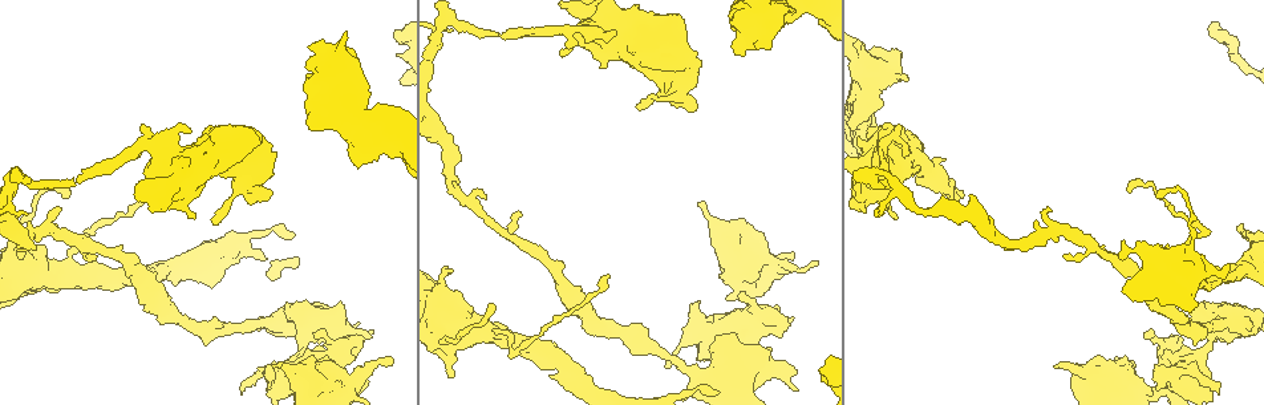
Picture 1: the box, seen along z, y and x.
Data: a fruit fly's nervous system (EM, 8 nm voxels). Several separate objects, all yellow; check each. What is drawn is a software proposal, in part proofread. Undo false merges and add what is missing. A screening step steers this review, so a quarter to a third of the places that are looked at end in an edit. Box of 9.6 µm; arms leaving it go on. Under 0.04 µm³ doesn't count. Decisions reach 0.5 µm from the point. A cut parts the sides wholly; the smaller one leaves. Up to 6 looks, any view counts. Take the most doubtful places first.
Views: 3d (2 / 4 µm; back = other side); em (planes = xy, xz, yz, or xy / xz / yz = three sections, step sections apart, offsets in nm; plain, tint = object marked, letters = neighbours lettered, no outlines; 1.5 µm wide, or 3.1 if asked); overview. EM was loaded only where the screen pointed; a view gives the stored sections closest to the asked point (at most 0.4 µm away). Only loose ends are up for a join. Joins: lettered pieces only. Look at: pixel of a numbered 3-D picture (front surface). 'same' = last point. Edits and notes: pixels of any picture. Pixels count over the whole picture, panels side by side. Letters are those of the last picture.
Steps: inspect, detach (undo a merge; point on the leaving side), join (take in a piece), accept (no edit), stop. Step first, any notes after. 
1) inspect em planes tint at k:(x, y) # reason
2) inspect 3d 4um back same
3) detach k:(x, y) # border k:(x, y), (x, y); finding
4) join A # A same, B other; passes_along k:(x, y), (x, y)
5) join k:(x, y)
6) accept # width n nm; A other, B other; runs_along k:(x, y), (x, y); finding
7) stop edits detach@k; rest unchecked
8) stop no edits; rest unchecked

inspect em xz step 8 tint at 1:(1131, 270) # thick turns thin

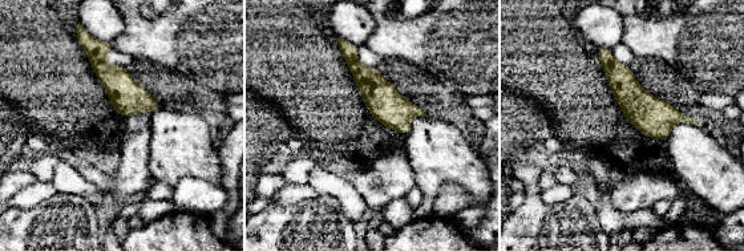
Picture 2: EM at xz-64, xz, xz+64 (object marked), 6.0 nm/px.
inspect em planes letters same # cut it another way

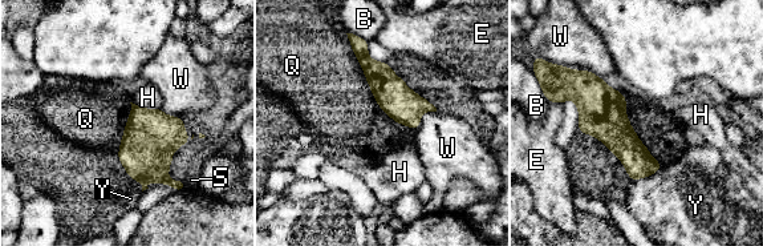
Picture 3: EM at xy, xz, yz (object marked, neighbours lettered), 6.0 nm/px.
accept # B other, E other, H other, Q other, S other, W other, Y other; all the same cell

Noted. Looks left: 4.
inspect em planes letters at 1:(58, 210) # thin end

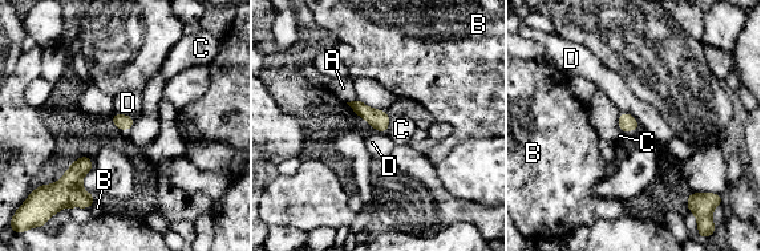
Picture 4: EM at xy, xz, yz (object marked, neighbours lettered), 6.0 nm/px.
accept # A other, B other, C other, D other; border 4:(391, 117), (387, 133); no lettered piece goes on from it

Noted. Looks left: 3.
inspect em planes letters at 1:(438, 132) # thick turns thin

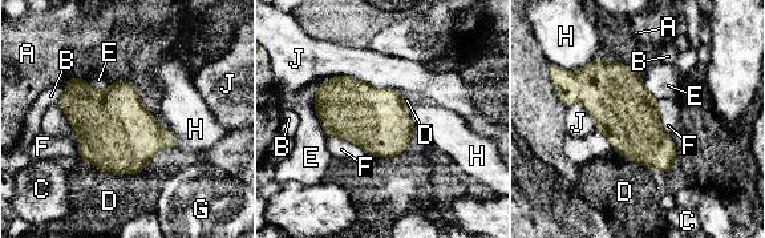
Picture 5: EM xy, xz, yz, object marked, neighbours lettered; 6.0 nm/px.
accept # width 380 nm; A other, B other, C other, D other, E other, F other, G other, H other, J other; border 5:(595, 56), (579, 71), (566, 71); one cell here

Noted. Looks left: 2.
stop no edits; rest unchecked

